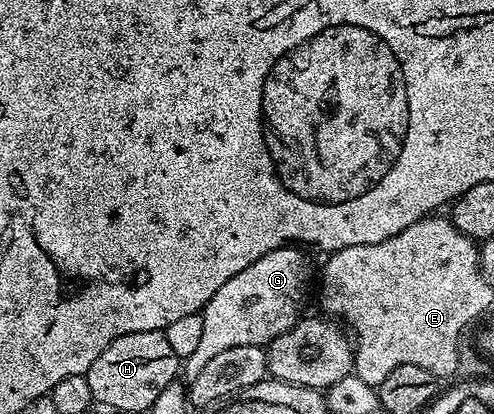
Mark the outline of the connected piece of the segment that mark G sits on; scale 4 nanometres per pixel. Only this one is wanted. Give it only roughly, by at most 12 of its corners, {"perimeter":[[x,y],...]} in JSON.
{"perimeter":[[280,246],[201,312],[183,360],[195,381],[228,348],[266,346],[300,321],[311,264]]}

